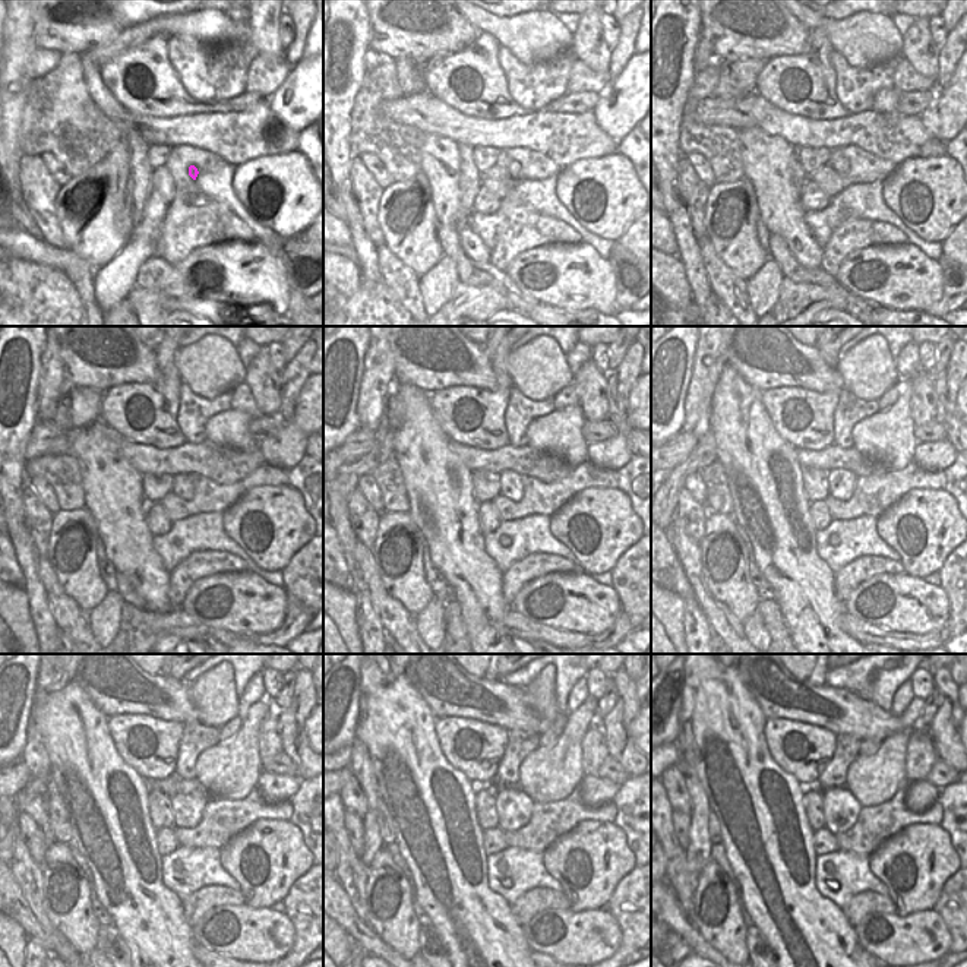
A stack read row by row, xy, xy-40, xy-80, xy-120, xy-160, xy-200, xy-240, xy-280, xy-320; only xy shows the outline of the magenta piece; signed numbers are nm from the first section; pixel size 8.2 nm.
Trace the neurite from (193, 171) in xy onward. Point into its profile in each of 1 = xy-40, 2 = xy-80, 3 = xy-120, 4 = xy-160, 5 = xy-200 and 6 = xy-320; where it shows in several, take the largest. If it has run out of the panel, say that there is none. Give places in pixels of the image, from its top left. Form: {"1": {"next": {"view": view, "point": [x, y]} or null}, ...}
{"1": {"next": {"view": "xy-40", "point": [514, 167]}}, "2": {"next": {"view": "xy-80", "point": [837, 160]}}, "3": {"next": {"view": "xy-120", "point": [182, 486]}}, "4": {"next": {"view": "xy-160", "point": [511, 483]}}, "5": {"next": {"view": "xy-200", "point": [841, 483]}}, "6": {"next": {"view": "xy-320", "point": [841, 809]}}}

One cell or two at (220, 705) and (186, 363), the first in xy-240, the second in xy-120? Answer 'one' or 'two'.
one

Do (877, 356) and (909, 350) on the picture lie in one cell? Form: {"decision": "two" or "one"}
{"decision": "two"}

